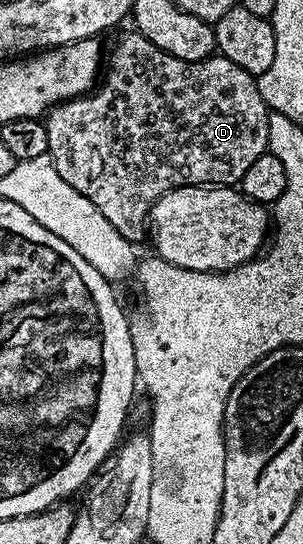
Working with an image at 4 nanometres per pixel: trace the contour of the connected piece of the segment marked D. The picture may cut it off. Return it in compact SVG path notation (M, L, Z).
M139 32L131 33L122 35L113 44L112 51L109 54L107 51L106 65L95 89L91 93L72 98L69 102L60 102L57 106L53 106L43 119L43 124L46 136L50 136L47 153L52 157L54 168L58 168L58 176L62 176L62 180L66 180L66 184L70 184L74 192L82 192L82 196L86 196L90 204L94 204L94 208L98 208L98 212L102 212L102 216L106 216L106 220L110 220L110 224L118 228L118 232L127 242L139 244L143 238L145 241L146 231L150 226L152 206L166 192L183 186L235 187L240 183L242 176L246 176L247 170L250 169L250 164L254 164L254 160L258 160L258 156L262 156L268 149L270 111L262 100L262 92L258 92L256 78L250 72L246 72L246 68L238 68L234 60L213 56L201 62L183 62L178 60L178 56L170 56L170 52L162 52L162 48L150 44L150 40L146 40L146 36L142 36Z

